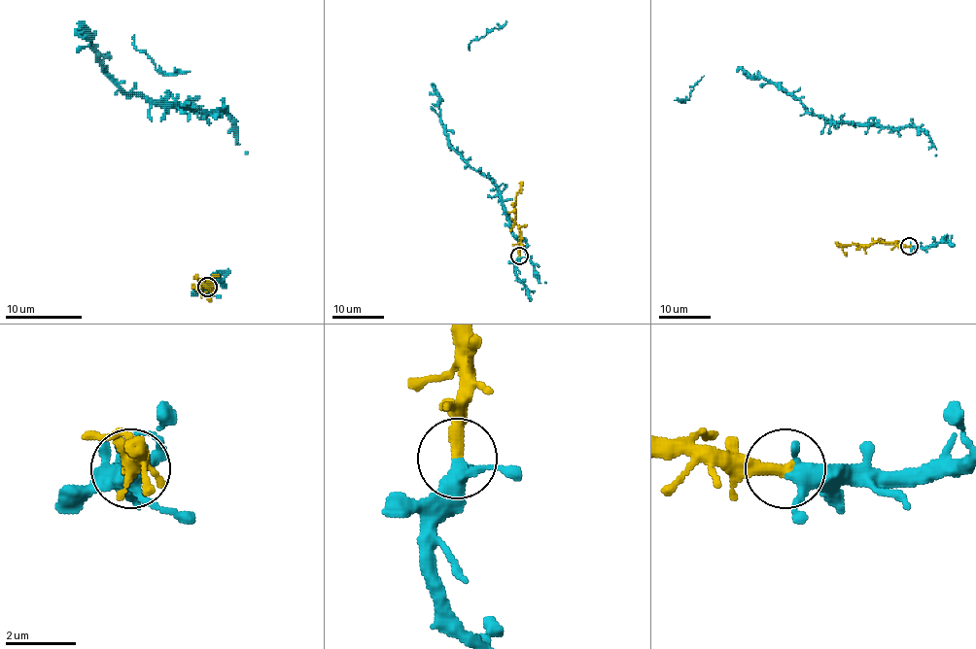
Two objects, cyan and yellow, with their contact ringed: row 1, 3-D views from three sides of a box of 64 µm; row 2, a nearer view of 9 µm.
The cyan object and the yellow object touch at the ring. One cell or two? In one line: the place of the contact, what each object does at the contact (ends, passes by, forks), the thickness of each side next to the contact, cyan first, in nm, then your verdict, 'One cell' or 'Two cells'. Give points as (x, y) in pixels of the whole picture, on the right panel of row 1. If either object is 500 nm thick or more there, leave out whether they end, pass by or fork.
Place: (909, 246). At the ring cyan passes by. At the ring yellow ends. Thickness 360 nm (cyan) against 360 nm. One cell

